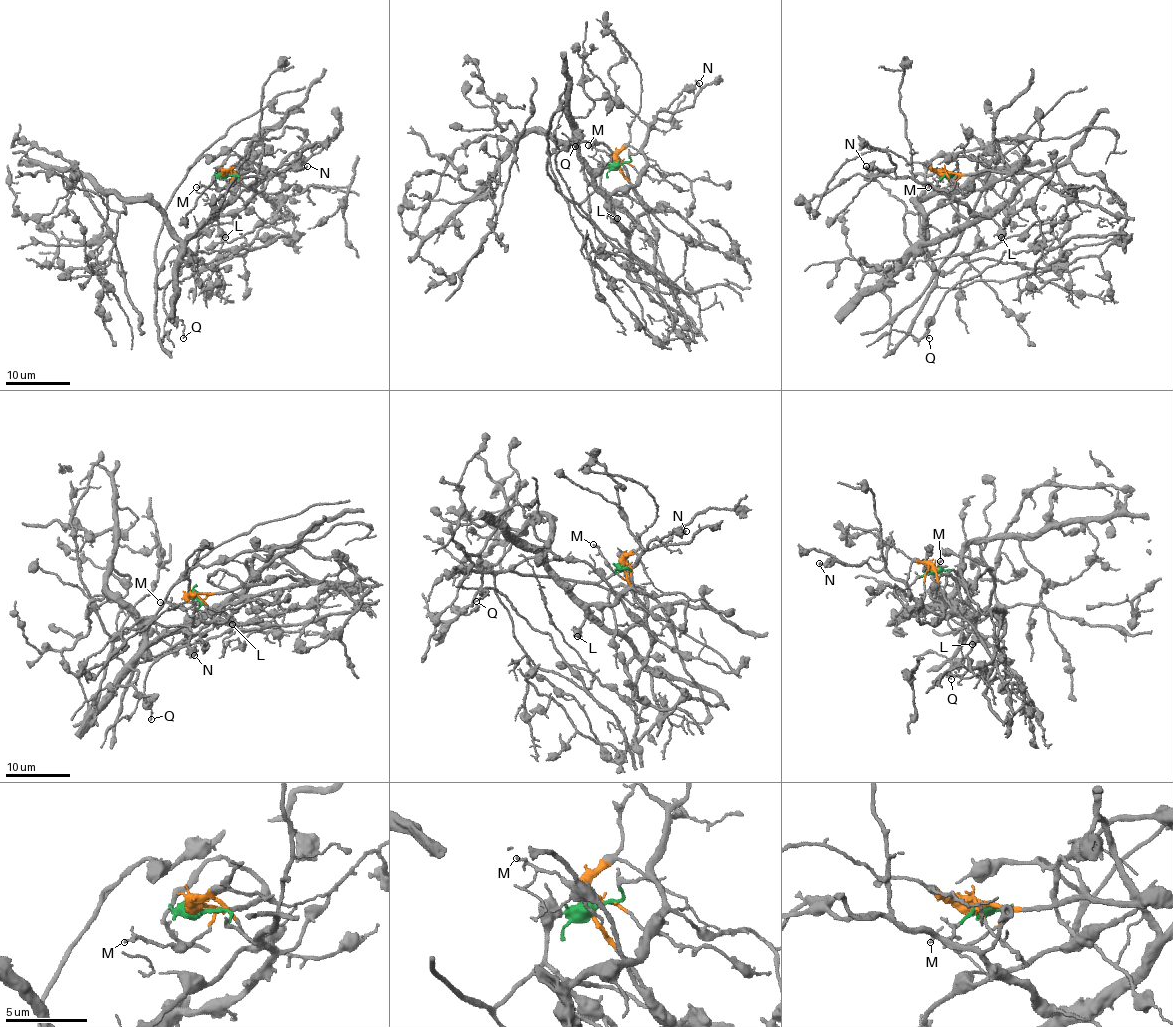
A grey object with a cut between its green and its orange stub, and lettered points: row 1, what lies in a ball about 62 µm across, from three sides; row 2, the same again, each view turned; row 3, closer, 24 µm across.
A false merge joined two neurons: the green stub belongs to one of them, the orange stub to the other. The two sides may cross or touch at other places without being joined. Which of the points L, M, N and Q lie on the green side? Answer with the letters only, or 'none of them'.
L, N

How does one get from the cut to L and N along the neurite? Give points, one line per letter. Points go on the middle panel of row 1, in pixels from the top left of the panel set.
L: (615, 164), (638, 153), (646, 161), (644, 172), (632, 188), (622, 188), (609, 198), (609, 214), (617, 219)
N: (615, 164), (628, 161), (632, 154), (640, 151), (646, 132), (661, 109), (665, 109), (683, 91), (699, 83)

